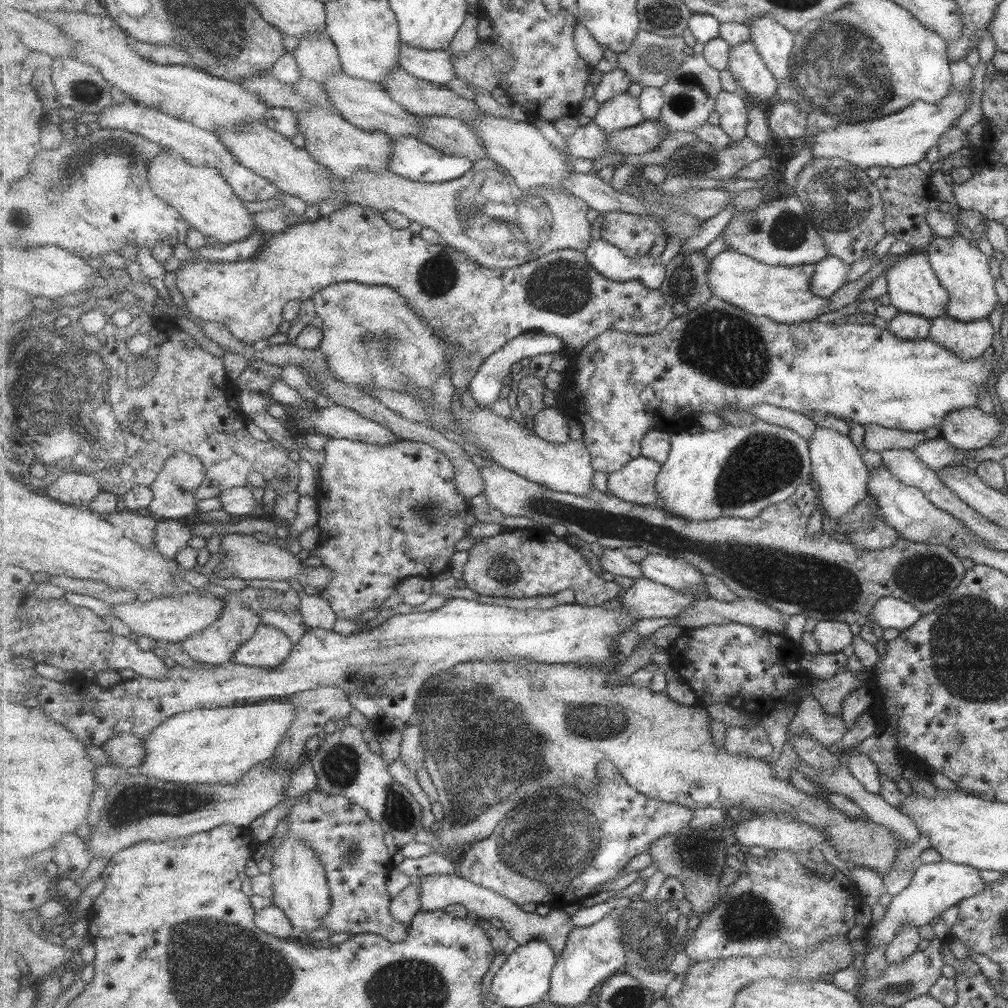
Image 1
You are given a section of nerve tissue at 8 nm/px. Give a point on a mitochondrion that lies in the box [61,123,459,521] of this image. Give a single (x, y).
(134, 149)

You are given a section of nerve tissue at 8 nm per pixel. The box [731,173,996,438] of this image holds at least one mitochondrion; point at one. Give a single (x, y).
(788, 230)

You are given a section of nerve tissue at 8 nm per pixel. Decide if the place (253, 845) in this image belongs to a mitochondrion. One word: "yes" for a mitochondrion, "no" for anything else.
no

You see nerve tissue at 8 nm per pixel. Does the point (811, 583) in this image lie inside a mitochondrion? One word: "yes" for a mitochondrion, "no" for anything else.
yes

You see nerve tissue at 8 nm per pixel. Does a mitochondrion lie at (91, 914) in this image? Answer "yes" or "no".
no

